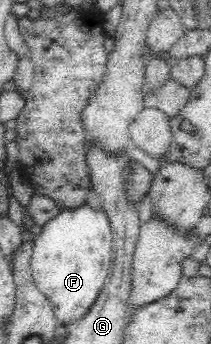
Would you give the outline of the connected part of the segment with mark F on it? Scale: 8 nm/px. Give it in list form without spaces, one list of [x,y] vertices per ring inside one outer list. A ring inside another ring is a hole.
[[[90,204],[68,206],[67,208],[59,208],[58,213],[46,221],[40,234],[32,242],[32,275],[40,292],[52,302],[58,325],[62,323],[68,325],[79,320],[98,297],[109,273],[113,241],[111,229],[110,218],[101,206],[90,206]]]

